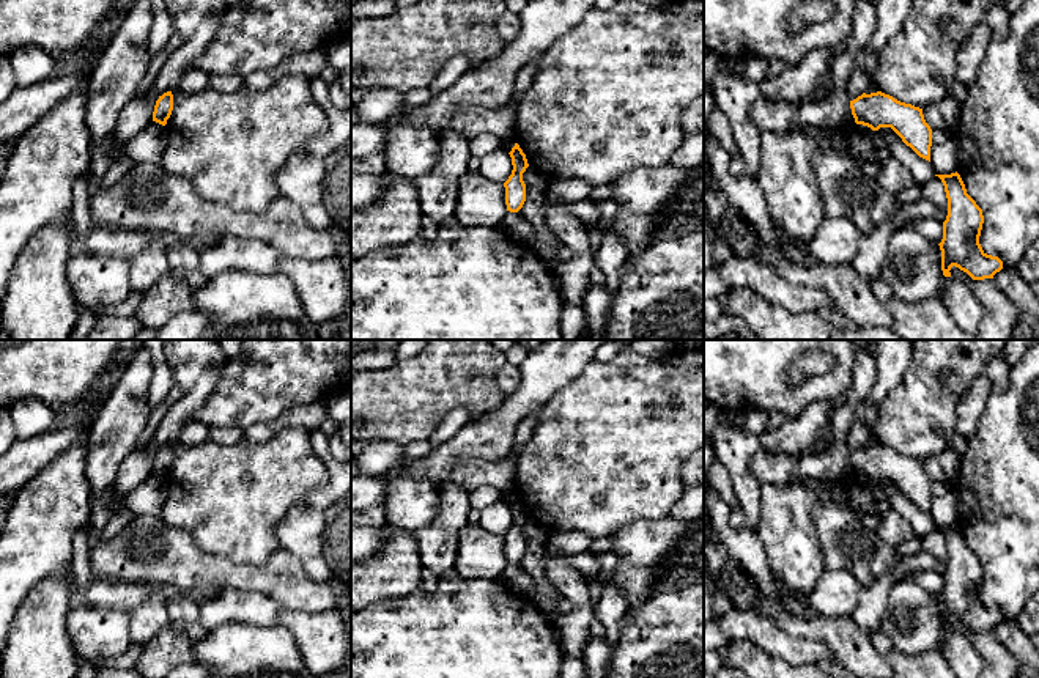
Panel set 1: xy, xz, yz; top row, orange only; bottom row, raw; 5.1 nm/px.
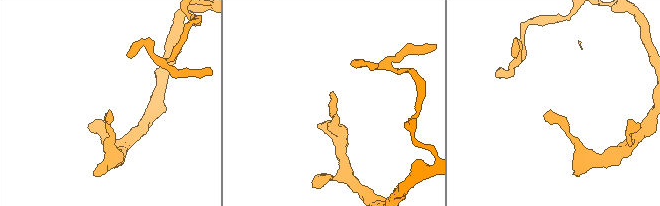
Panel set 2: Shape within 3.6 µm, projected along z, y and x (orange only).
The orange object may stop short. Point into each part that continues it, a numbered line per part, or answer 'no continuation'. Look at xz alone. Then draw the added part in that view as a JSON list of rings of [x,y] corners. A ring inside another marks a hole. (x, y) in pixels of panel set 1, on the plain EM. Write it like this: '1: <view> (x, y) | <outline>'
no continuation

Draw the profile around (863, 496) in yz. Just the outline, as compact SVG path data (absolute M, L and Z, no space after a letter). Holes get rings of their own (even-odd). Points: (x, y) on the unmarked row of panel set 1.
M856 477L853 483L842 489L847 505L864 514L882 518L891 510L889 500L878 483Z

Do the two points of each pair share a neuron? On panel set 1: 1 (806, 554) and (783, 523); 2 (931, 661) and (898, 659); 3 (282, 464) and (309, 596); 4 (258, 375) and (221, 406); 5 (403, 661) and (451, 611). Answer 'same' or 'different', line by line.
1: same
2: same
3: different
4: same
5: same

